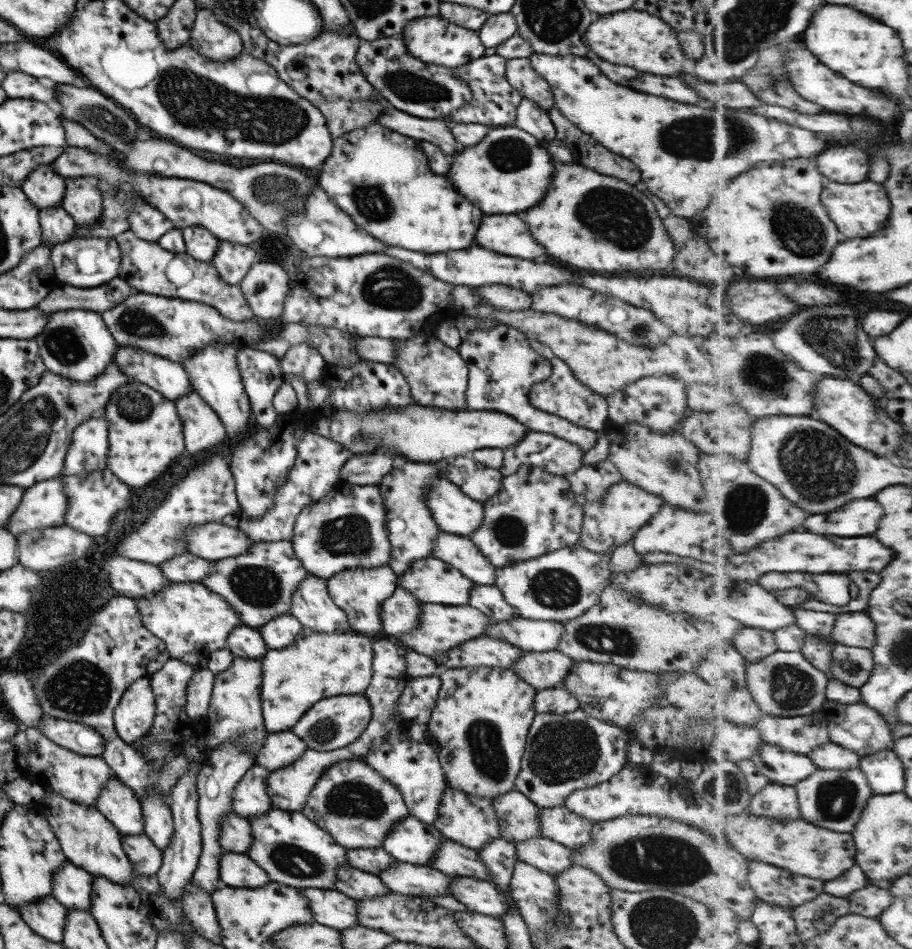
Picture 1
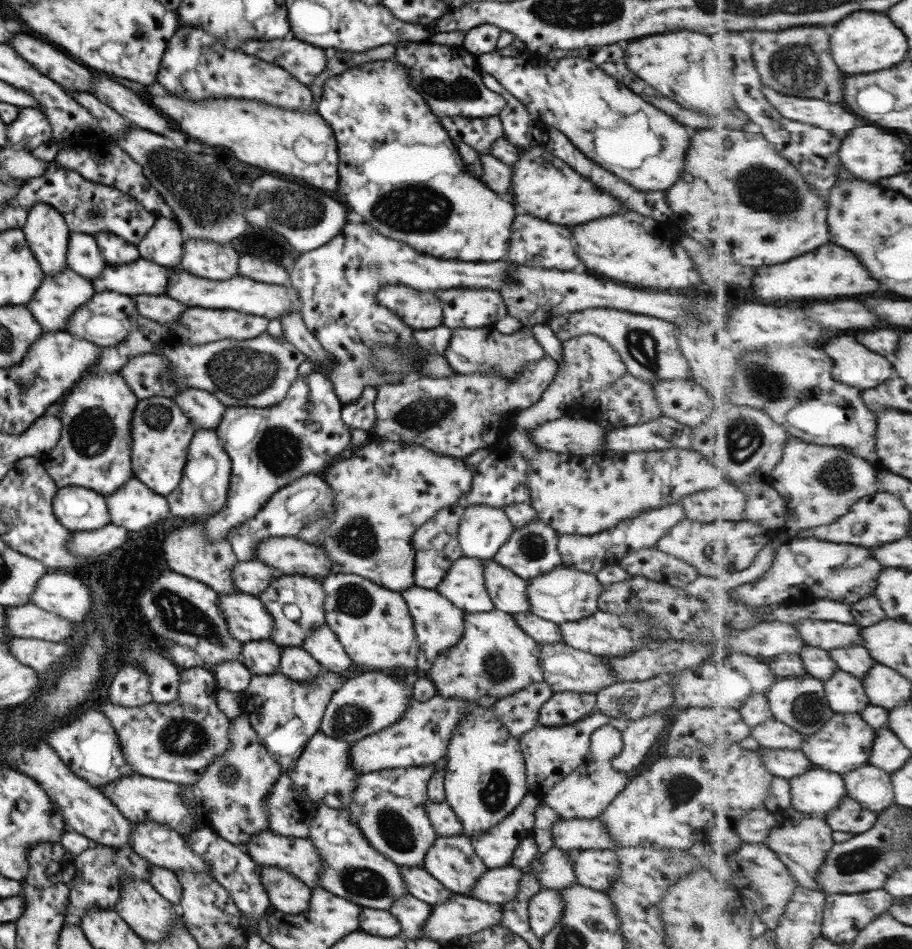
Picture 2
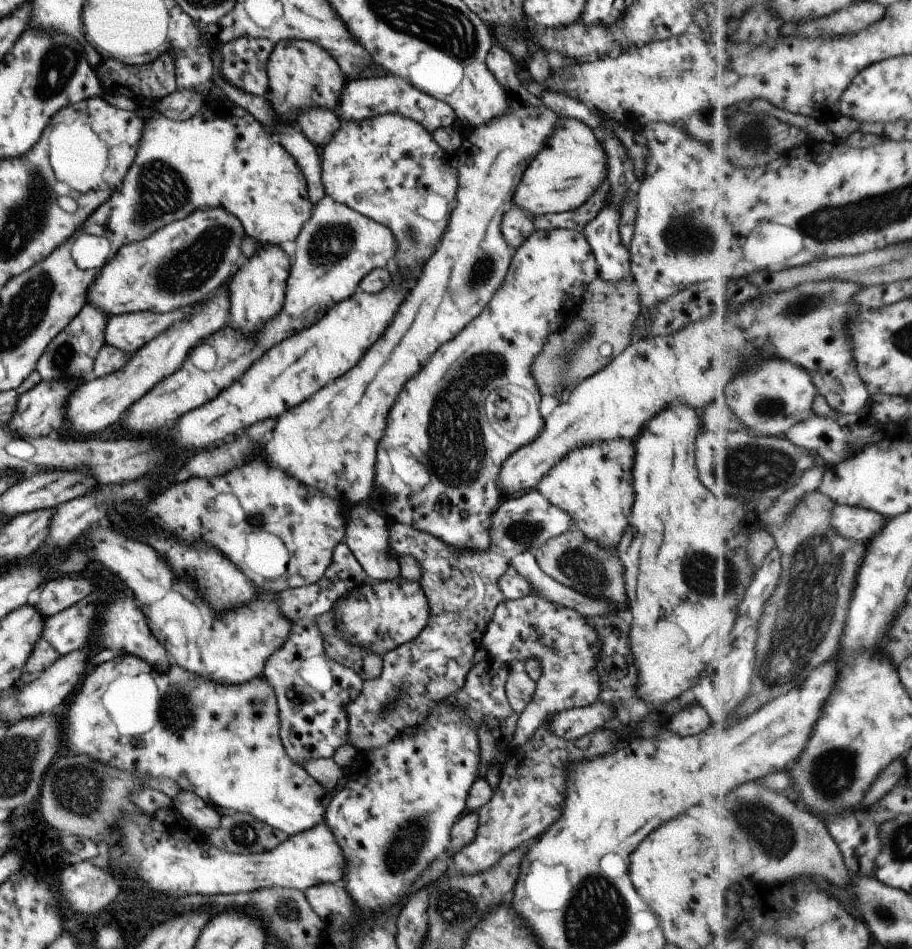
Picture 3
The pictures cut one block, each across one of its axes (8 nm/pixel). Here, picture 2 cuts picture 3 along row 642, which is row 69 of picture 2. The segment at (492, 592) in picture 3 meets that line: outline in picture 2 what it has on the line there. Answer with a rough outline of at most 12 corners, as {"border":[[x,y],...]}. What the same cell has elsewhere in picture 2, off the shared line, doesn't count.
{"border":[[399,41],[391,58],[437,117],[495,116],[476,55]]}

